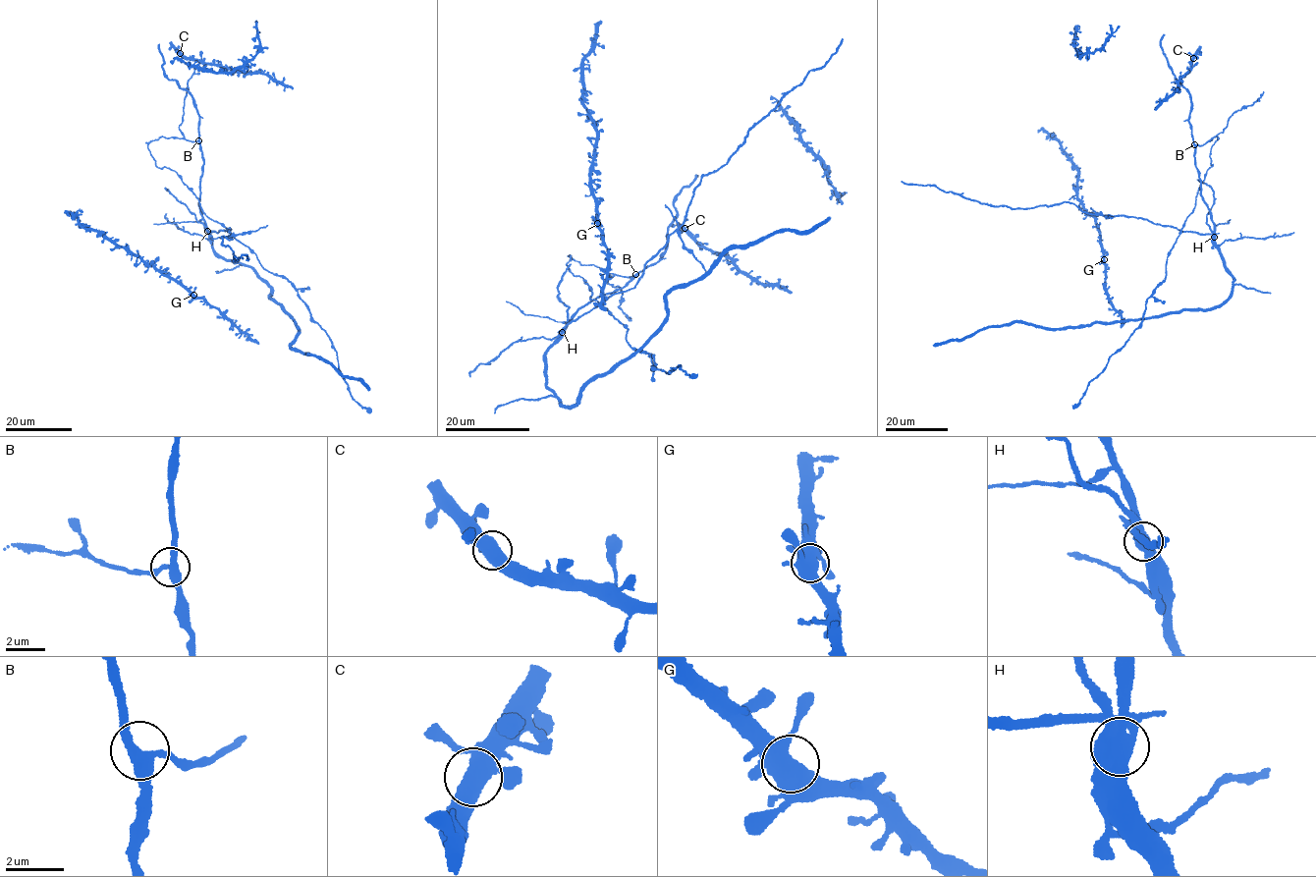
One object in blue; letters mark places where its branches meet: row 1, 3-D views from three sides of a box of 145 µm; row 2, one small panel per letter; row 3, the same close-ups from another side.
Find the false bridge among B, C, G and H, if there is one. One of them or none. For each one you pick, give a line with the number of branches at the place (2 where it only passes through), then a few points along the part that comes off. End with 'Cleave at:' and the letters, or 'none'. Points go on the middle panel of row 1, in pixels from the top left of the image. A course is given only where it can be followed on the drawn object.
H: 3 branches meet; foreign part runs (563, 332), (544, 356), (547, 386), (571, 408), (661, 326), (674, 288), (731, 249), (830, 217)
Cleave at: H

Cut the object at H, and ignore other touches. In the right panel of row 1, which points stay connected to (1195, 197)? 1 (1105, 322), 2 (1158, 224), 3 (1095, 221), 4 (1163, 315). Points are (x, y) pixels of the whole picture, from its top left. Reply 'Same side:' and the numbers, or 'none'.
Same side: 3

